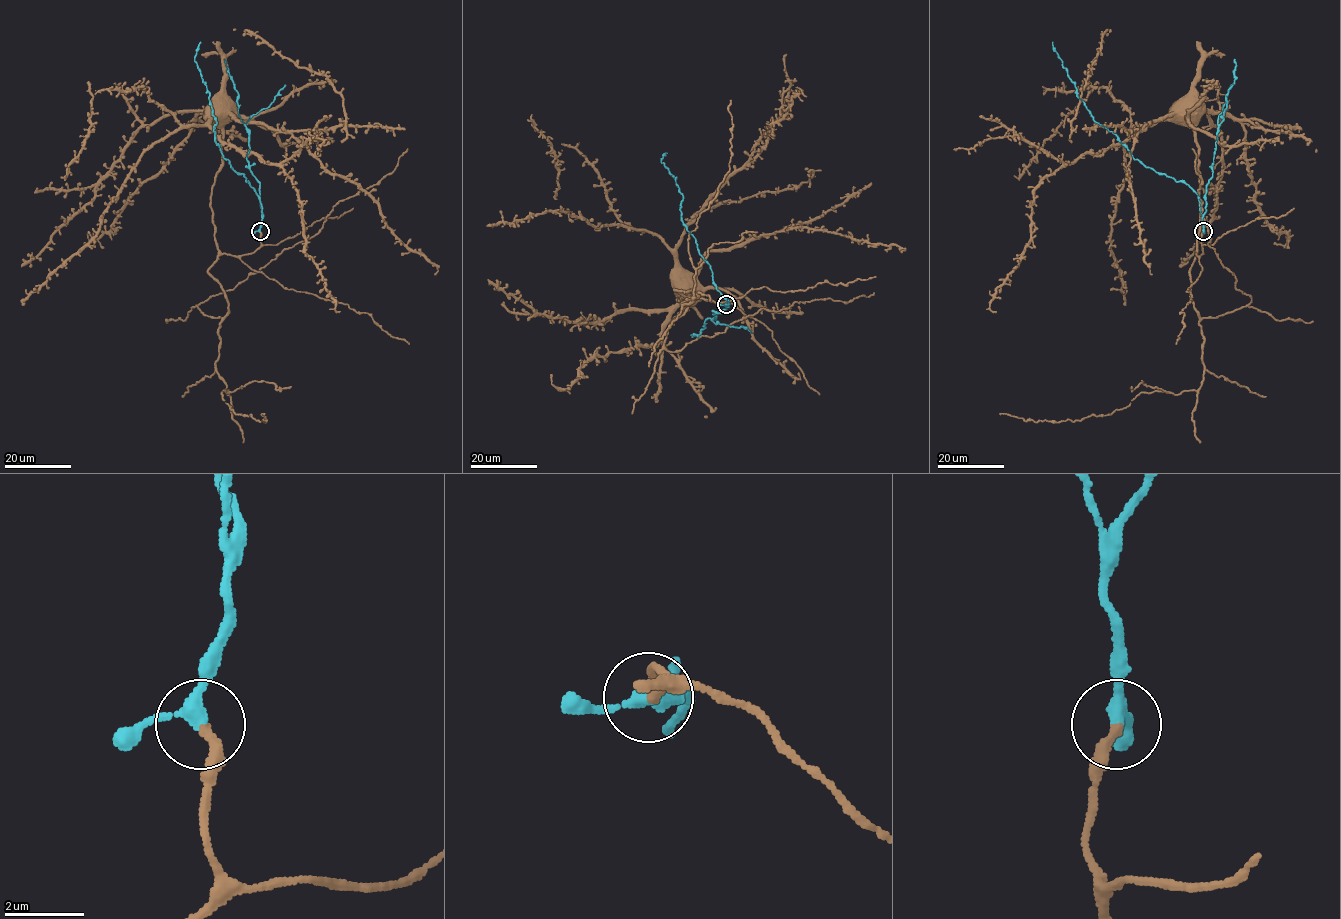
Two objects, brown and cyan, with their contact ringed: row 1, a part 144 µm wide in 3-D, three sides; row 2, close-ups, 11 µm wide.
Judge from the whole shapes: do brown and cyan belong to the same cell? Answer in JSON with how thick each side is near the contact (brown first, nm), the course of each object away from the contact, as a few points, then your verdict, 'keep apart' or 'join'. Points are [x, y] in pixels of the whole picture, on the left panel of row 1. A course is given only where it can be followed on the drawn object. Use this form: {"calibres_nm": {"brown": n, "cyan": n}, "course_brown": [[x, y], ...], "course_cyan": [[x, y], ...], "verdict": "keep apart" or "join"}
{"calibres_nm": {"brown": 240, "cyan": 280}, "course_brown": [[260, 231], [251, 253], [217, 248], [210, 200], [222, 129], [211, 104]], "course_cyan": [[260, 231], [259, 196], [244, 176], [231, 166], [215, 141], [213, 129], [217, 122], [194, 60], [200, 42]], "verdict": "join"}

